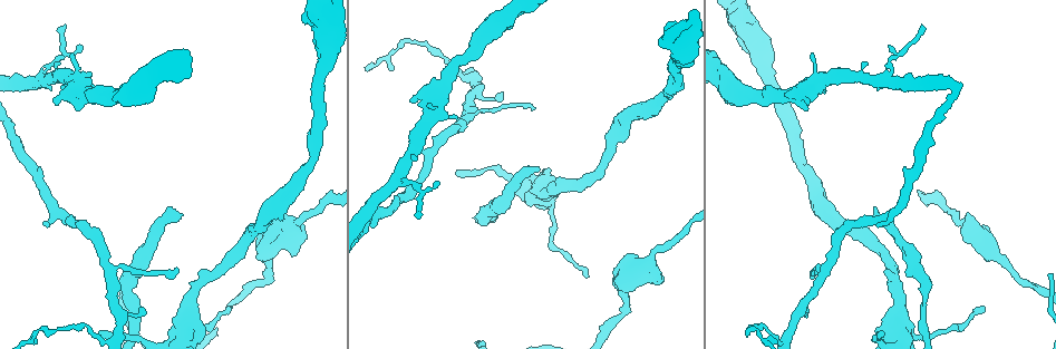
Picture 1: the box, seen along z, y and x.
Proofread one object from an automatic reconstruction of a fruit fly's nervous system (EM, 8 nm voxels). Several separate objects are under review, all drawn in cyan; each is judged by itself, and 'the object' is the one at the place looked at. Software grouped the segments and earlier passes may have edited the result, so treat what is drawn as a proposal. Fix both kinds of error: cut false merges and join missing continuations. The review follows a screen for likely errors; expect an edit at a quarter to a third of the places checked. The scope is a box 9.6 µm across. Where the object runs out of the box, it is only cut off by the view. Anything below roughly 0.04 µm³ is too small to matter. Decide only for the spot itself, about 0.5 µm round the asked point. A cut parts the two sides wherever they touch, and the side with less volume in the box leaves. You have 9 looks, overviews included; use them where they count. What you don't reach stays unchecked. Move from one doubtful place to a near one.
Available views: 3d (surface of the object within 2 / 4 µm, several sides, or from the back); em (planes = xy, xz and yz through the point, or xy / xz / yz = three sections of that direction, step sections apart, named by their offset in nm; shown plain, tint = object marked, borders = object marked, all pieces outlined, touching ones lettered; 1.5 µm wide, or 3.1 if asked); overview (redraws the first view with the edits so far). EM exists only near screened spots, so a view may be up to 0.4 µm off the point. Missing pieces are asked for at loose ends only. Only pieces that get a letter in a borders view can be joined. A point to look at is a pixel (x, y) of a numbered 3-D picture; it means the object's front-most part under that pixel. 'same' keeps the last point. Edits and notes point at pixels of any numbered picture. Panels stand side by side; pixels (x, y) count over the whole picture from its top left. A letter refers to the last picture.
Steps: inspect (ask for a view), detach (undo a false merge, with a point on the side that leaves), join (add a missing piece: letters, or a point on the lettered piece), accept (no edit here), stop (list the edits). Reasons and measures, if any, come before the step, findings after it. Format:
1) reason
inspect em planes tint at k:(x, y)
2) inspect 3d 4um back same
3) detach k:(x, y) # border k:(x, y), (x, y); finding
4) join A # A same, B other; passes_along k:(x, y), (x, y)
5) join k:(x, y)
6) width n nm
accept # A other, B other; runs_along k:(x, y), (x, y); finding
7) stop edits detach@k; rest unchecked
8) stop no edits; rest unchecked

free end
inspect 3d 2um at 1:(72, 54)

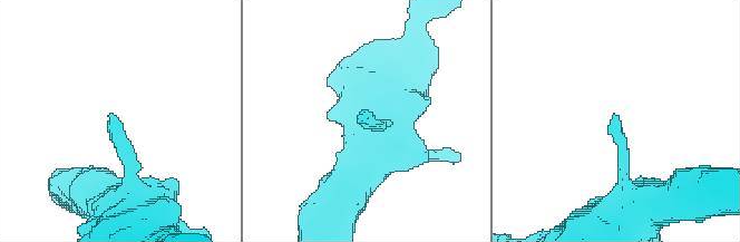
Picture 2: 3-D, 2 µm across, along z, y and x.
inspect em planes tint at 2:(110, 117)

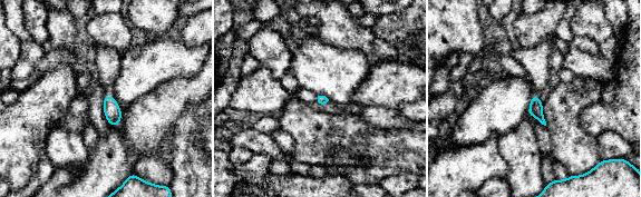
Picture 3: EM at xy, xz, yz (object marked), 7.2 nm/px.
inspect em planes borders same

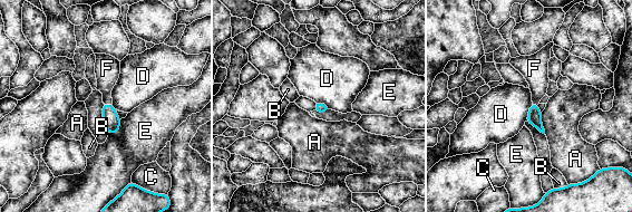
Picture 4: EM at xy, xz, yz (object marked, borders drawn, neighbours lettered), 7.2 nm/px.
join F # A other, B other, C other, D other, E other, F same; it goes on there

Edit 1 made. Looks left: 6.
redraw
inspect overview

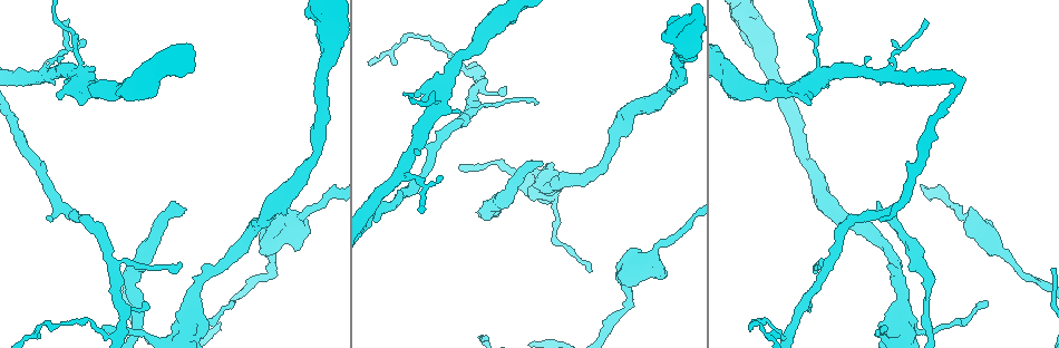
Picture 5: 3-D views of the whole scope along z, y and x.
an open end
inspect 3d 4um at 5:(540, 162)

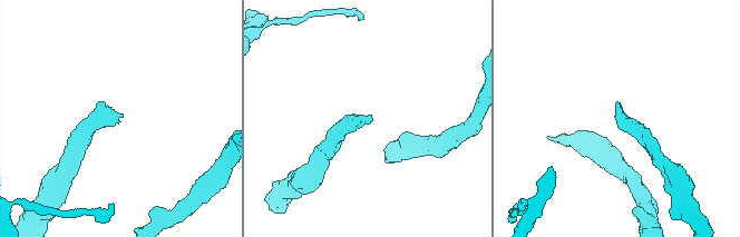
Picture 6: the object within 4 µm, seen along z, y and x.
now the EM
inspect em yz step 4 tint at 6:(370, 117)

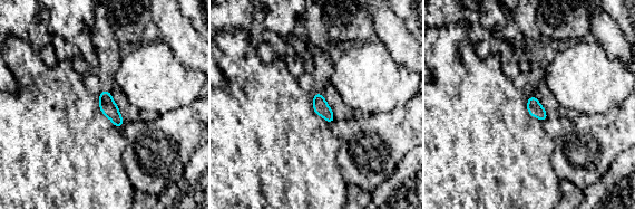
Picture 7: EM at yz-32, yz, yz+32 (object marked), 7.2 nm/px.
another direction
inspect em planes borders same

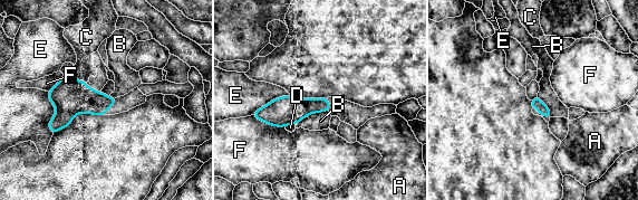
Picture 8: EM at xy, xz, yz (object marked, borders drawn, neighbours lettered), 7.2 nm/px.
join C # A other, B other, C same, D other, E other, F other; it goes on there

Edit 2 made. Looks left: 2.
stop edits join@4, join@8; rest unchecked

